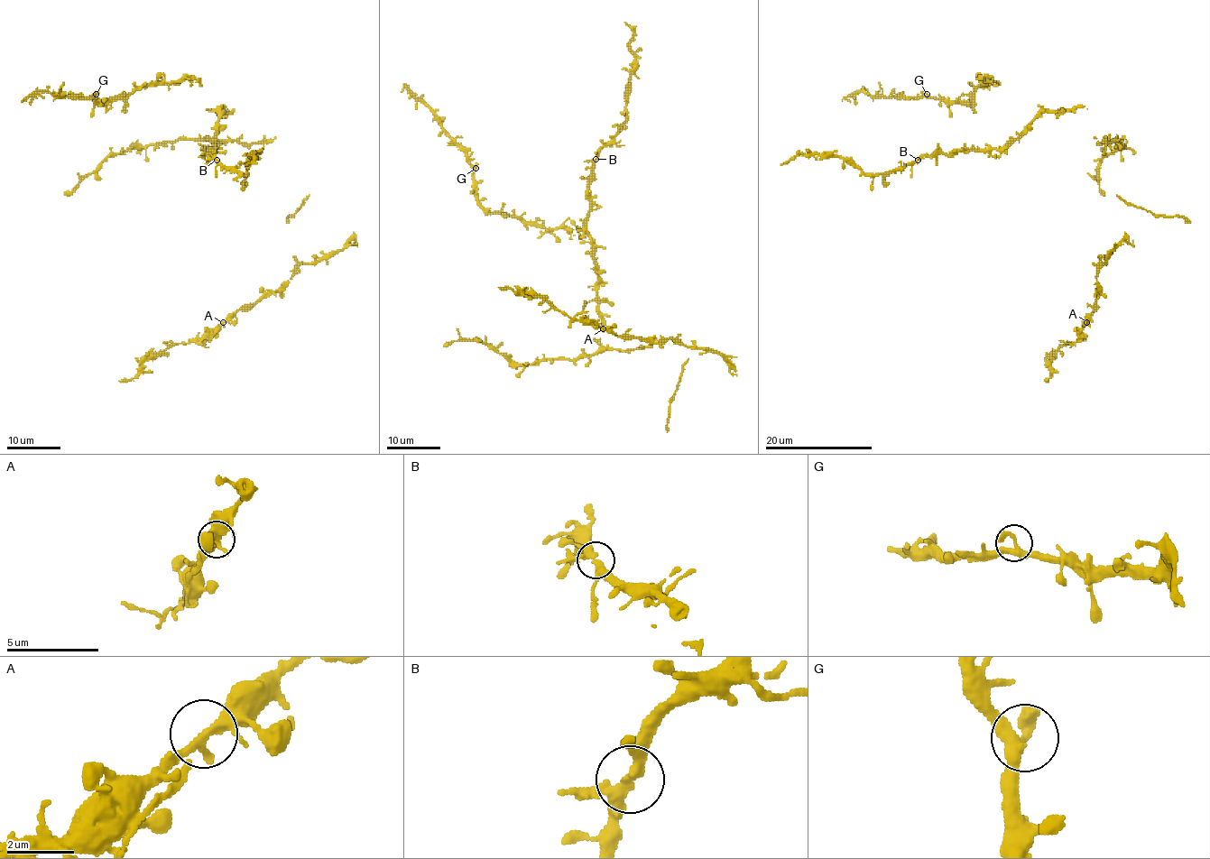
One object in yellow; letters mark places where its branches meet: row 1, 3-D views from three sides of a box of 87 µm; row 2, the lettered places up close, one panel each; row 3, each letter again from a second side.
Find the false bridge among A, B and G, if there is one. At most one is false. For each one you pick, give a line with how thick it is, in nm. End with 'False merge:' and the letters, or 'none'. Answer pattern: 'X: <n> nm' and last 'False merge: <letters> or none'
False merge: none

